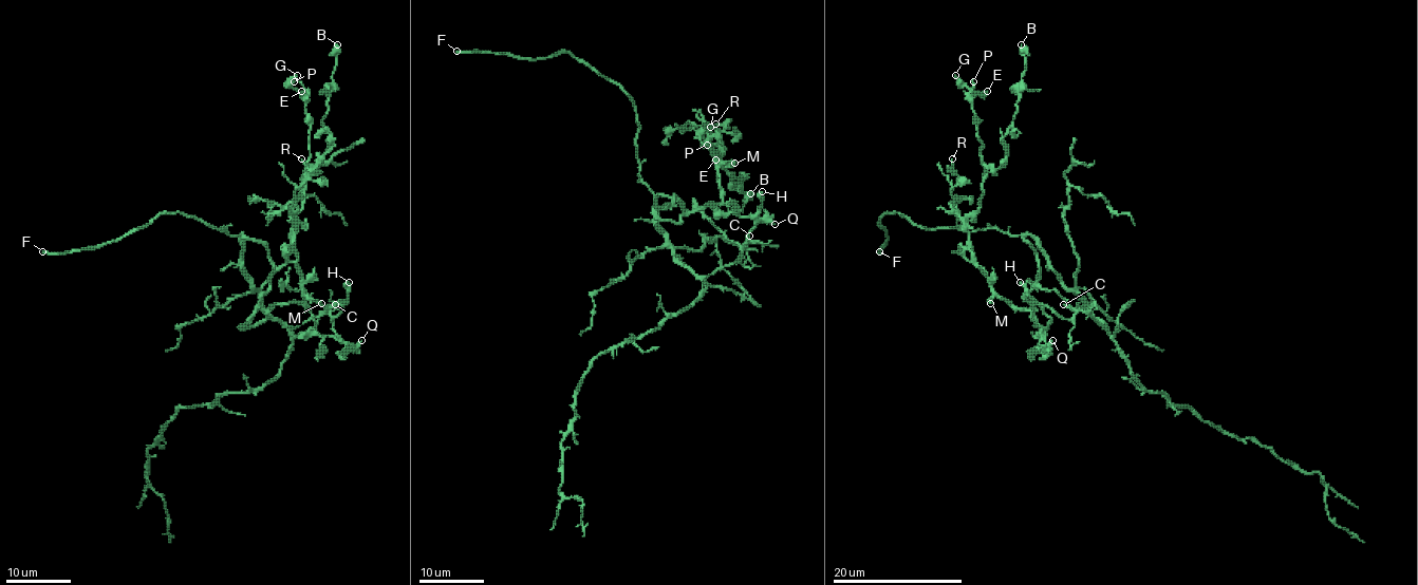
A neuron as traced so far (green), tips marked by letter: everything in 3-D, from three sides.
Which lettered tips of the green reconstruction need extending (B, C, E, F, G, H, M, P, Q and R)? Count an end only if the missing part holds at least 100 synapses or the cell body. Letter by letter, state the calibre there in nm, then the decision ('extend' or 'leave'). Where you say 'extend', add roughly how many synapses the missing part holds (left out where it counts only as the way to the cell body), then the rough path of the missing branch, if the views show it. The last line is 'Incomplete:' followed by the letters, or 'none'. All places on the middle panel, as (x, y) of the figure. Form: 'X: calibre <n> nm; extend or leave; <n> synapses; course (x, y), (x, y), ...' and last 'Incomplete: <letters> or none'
B: calibre 320 nm; leave
C: calibre 120 nm; leave
E: calibre 600 nm; leave
F: calibre 280 nm; extend
G: calibre 240 nm; leave
H: calibre 360 nm; leave
M: calibre 200 nm; leave
P: calibre 150 nm; leave
Q: calibre 140 nm; leave
R: calibre 170 nm; leave
Incomplete: F

